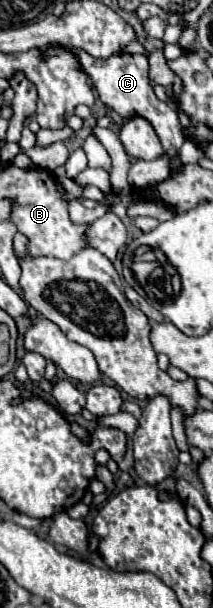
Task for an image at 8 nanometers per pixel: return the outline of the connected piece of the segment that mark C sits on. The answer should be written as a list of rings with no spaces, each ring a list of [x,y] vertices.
[[[66,46],[66,48],[76,54],[78,62],[80,62],[80,68],[92,80],[92,84],[98,90],[100,100],[108,108],[118,112],[124,120],[134,116],[134,114],[144,116],[154,126],[154,130],[156,130],[156,134],[158,134],[158,138],[164,146],[164,152],[168,152],[168,156],[172,158],[172,170],[176,170],[182,164],[176,156],[178,156],[180,146],[186,140],[186,132],[184,132],[184,128],[178,120],[178,114],[166,102],[158,100],[154,90],[150,88],[150,84],[148,84],[148,58],[144,54],[124,54],[122,52],[122,54],[114,54],[110,58],[98,60],[98,58],[90,56],[86,50],[80,50],[80,48],[74,48],[74,46]]]

